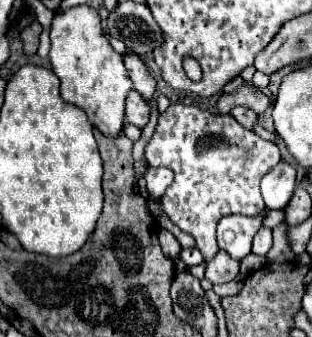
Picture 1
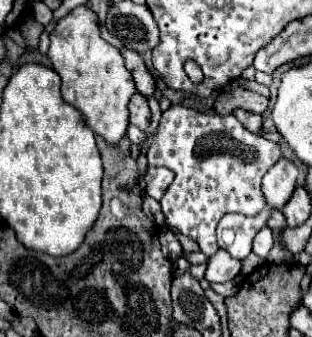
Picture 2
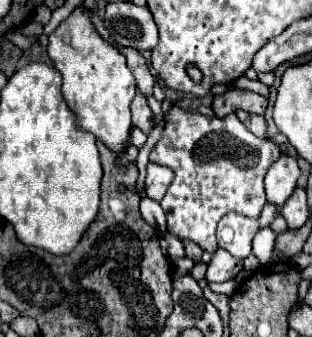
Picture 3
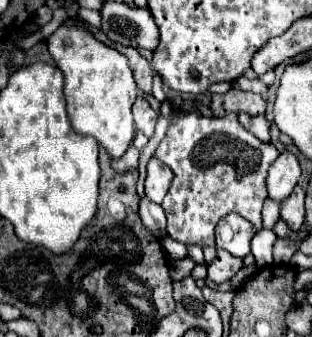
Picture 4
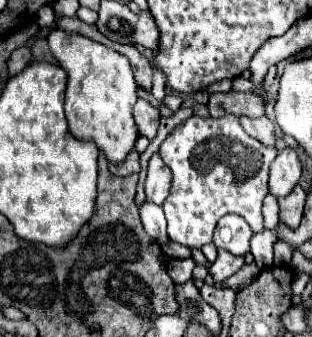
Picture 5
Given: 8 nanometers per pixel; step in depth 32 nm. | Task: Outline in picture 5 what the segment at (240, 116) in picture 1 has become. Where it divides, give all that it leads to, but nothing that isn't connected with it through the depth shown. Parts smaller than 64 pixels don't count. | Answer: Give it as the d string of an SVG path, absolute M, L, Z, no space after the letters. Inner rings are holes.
M268 116L262 118L240 118L242 128L256 140L260 140L264 146L266 144L274 144L276 142L276 134L274 134L274 122Z

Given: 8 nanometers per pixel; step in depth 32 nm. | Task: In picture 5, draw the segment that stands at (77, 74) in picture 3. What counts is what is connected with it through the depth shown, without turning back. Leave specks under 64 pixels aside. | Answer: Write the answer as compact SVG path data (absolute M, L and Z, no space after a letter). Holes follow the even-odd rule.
M58 28L50 30L48 42L52 54L58 58L58 64L68 74L64 112L72 136L78 140L94 142L110 164L122 164L134 150L140 136L132 114L138 100L138 86L134 82L128 60L86 36L66 34Z

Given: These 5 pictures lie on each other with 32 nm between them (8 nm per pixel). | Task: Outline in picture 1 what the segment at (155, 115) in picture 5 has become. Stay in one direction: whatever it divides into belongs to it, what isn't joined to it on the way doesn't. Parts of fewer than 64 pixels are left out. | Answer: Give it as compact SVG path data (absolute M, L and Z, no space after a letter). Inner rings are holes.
M134 90L128 96L128 104L126 104L126 120L138 128L144 128L148 124L150 118L150 108L148 102Z

